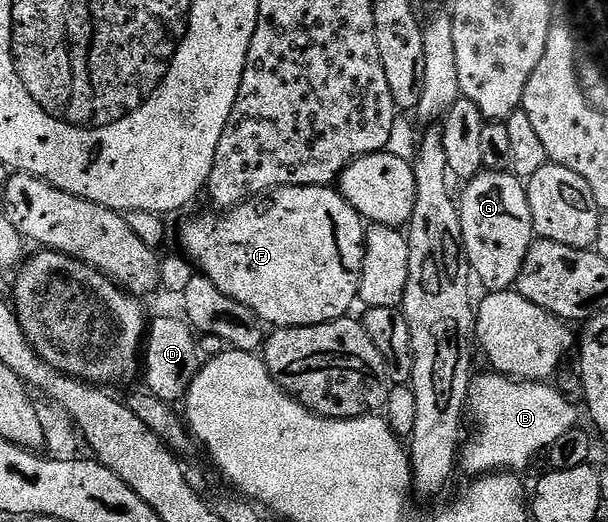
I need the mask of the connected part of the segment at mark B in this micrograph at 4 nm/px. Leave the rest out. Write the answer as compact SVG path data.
M478 373L469 388L468 413L473 418L473 435L463 446L463 470L469 476L490 472L522 472L536 454L544 455L559 436L567 436L578 425L577 410L545 382L522 382L503 374Z

